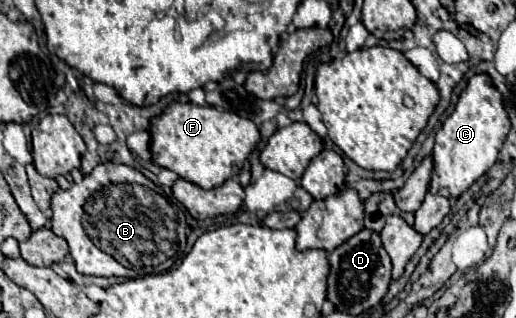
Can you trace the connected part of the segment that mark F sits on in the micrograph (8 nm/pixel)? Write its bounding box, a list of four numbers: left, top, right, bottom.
[150,101,260,189]

